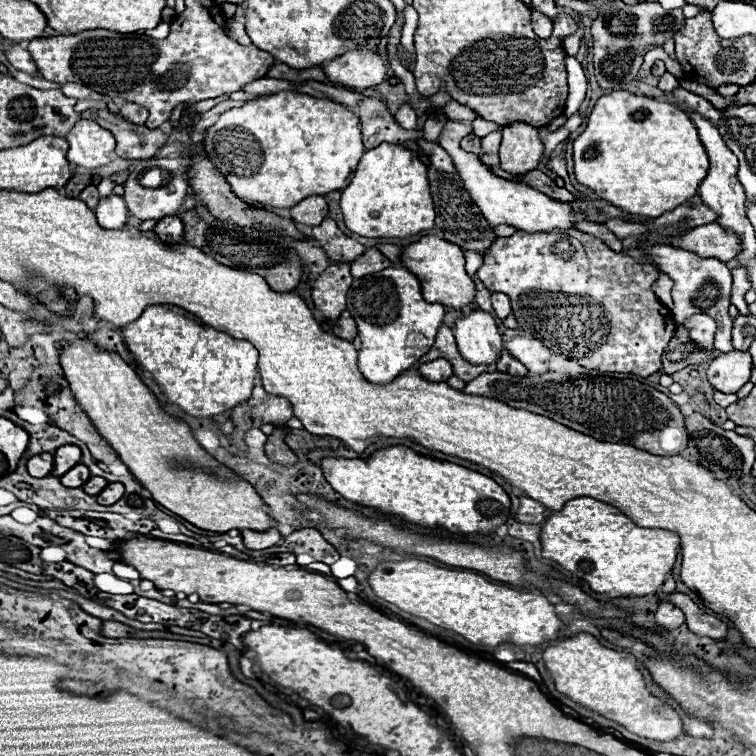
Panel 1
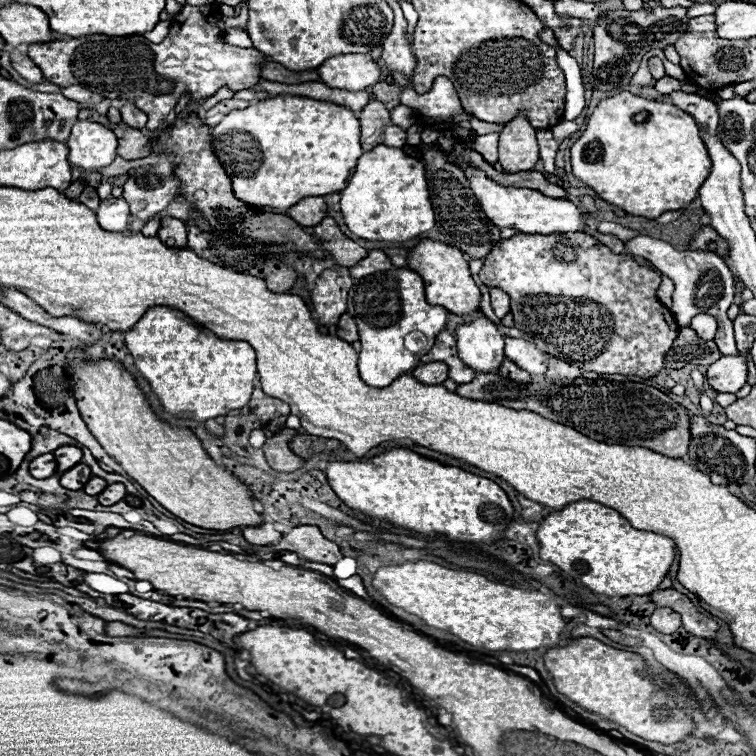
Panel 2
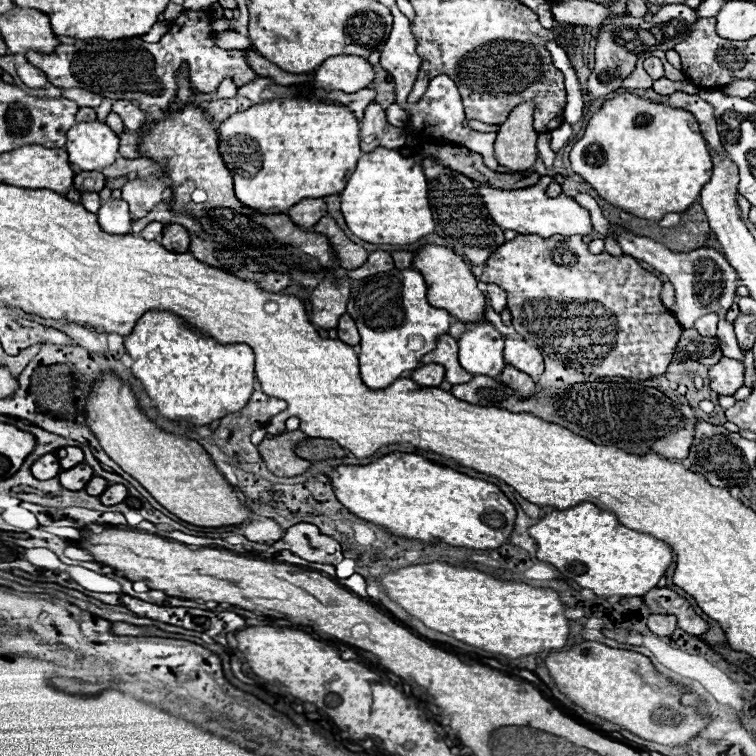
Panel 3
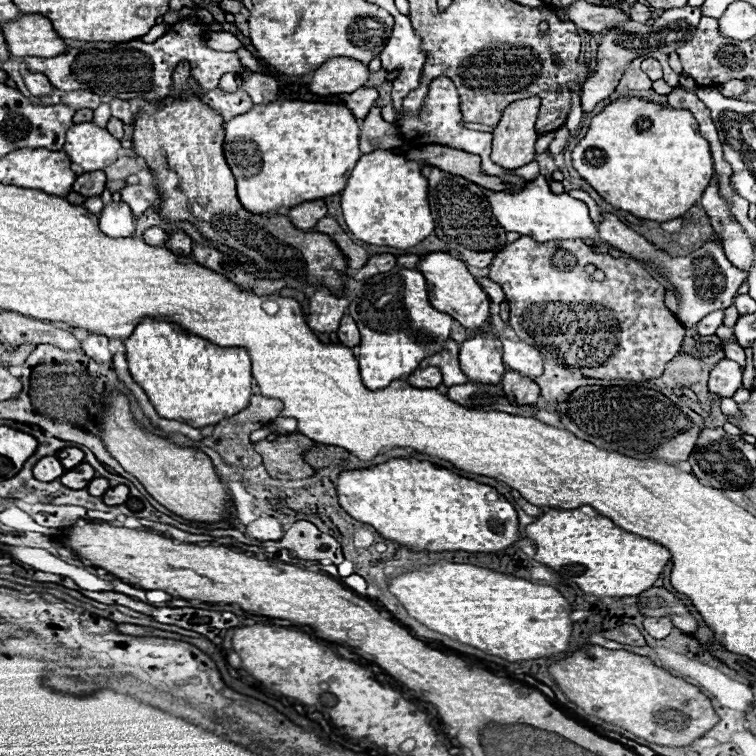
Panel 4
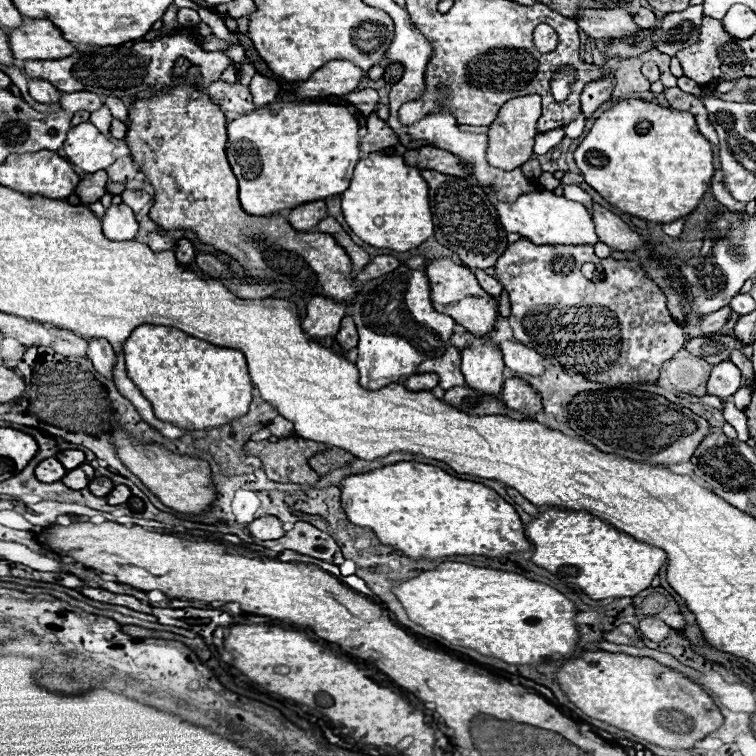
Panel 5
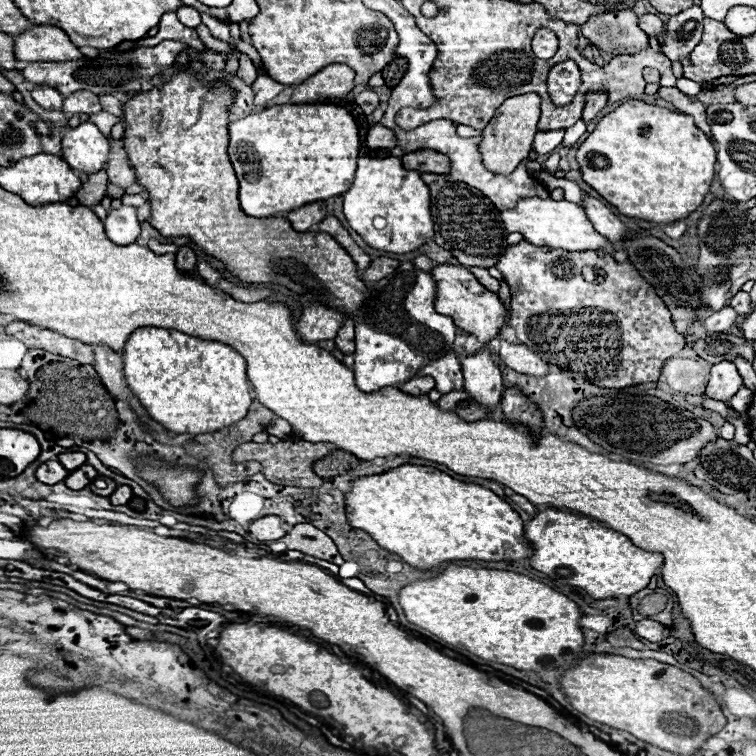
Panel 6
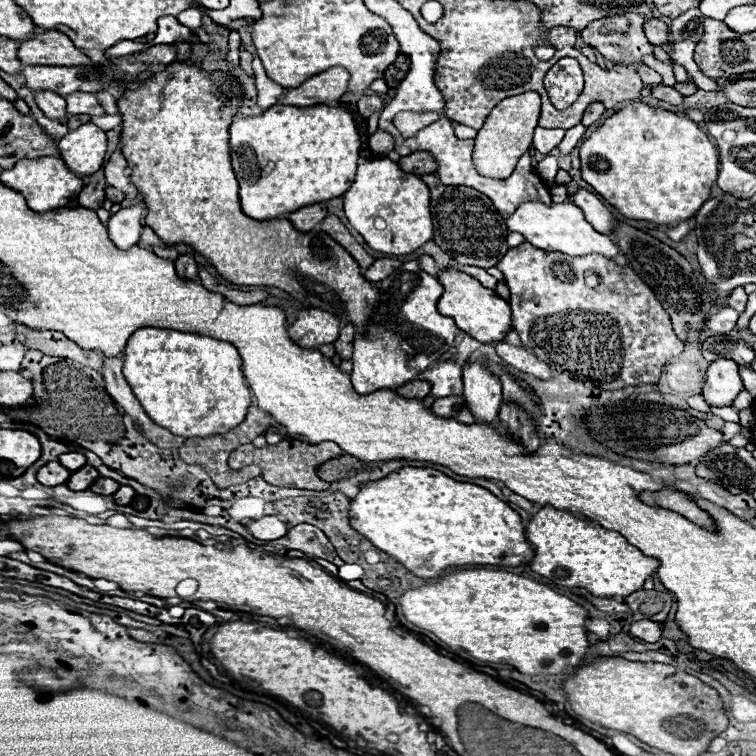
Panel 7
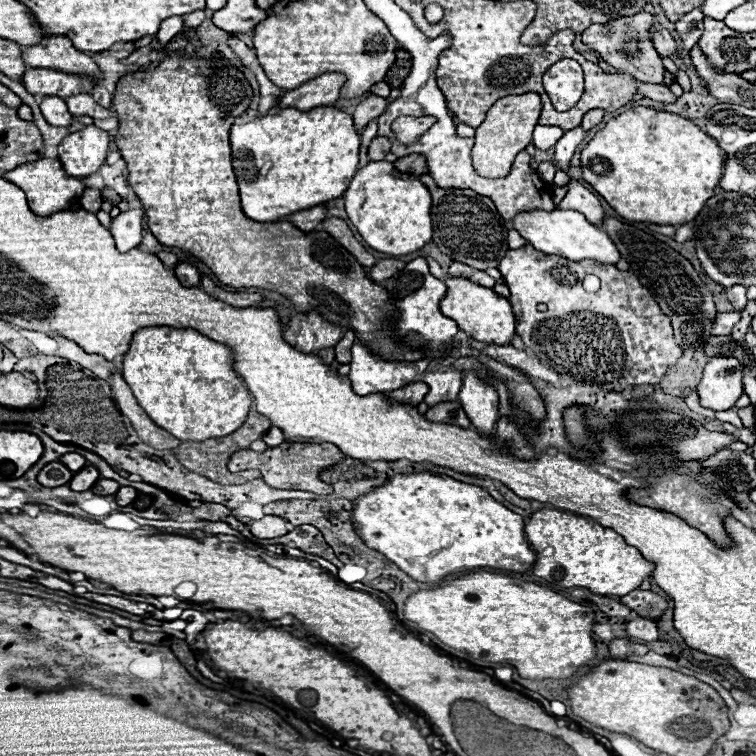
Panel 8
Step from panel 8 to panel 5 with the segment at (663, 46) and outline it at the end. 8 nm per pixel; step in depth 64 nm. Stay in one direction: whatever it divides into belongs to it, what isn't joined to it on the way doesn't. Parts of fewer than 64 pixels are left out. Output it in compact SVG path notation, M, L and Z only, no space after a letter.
M638 8L638 12L634 14L634 22L640 26L640 28L652 28L656 26L656 16L648 10L648 8Z

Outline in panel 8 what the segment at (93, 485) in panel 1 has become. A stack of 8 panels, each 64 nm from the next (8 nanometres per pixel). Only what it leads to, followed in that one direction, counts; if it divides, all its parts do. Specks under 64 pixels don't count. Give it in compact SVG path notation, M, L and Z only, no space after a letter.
M100 478L100 480L92 486L92 492L98 494L98 496L108 496L108 494L116 494L118 488L120 488L118 482L114 482L114 480L106 480L106 478Z

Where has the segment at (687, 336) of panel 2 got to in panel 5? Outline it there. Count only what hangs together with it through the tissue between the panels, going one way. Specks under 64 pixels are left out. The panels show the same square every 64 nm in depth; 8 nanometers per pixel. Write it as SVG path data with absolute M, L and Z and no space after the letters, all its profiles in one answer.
M710 334L710 336L698 336L690 338L684 346L688 352L704 358L708 364L716 364L730 358L730 352L734 348L740 348L748 358L752 358L752 346L740 344L734 336L722 336L722 334Z

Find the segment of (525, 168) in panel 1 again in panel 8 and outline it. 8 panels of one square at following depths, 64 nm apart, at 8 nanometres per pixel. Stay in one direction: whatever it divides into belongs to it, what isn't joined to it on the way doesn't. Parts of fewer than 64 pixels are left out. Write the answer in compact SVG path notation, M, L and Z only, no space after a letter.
M526 92L520 96L504 96L488 110L482 126L476 128L476 144L472 148L472 164L480 176L504 178L510 174L516 154L522 152L532 142L532 130L538 124L540 110L542 102L536 92Z

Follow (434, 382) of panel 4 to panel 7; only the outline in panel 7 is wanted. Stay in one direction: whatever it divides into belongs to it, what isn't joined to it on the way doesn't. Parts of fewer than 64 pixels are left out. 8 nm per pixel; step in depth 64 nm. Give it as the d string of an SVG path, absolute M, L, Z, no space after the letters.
M412 380L412 382L406 382L406 386L400 386L400 390L396 390L396 392L404 398L420 398L422 400L430 394L430 388L432 388L432 384L426 380Z

